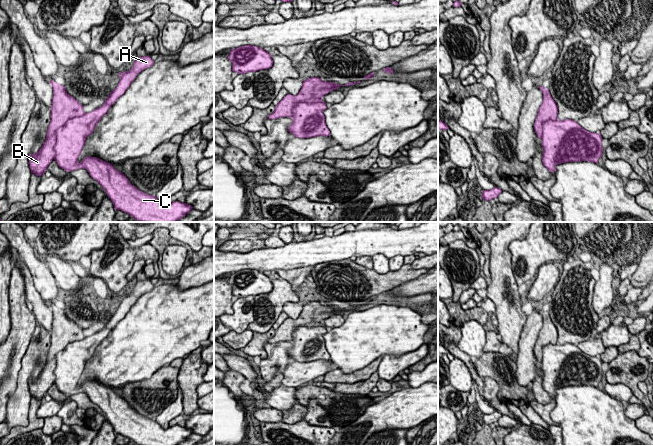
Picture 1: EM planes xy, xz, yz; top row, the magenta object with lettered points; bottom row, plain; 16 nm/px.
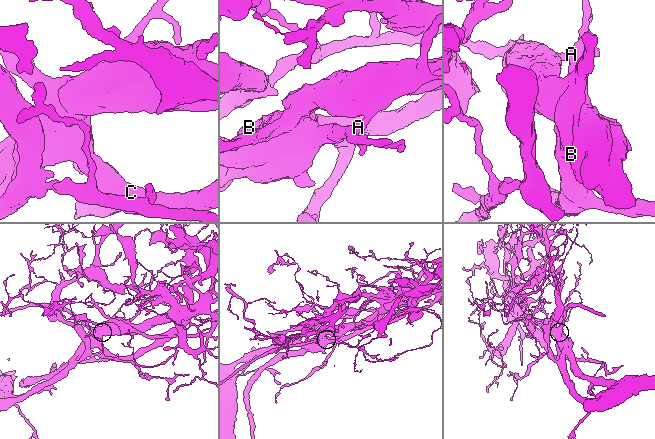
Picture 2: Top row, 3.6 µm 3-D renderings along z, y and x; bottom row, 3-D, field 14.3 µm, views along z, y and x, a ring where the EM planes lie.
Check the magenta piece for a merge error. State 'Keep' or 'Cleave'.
Cleave

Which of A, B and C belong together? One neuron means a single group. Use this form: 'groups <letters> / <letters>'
groups A C / B

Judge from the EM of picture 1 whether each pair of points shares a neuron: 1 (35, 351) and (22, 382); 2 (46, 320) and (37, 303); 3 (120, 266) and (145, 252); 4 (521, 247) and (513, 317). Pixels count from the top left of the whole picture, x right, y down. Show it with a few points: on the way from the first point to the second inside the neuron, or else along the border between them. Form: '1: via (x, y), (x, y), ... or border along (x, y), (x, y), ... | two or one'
1: via (34, 359), (31, 367), (24, 374) | one
2: via (44, 316), (38, 307) | one
3: via (126, 260), (132, 254), (139, 252) | one
4: border along (511, 260), (511, 270), (518, 285) | two

